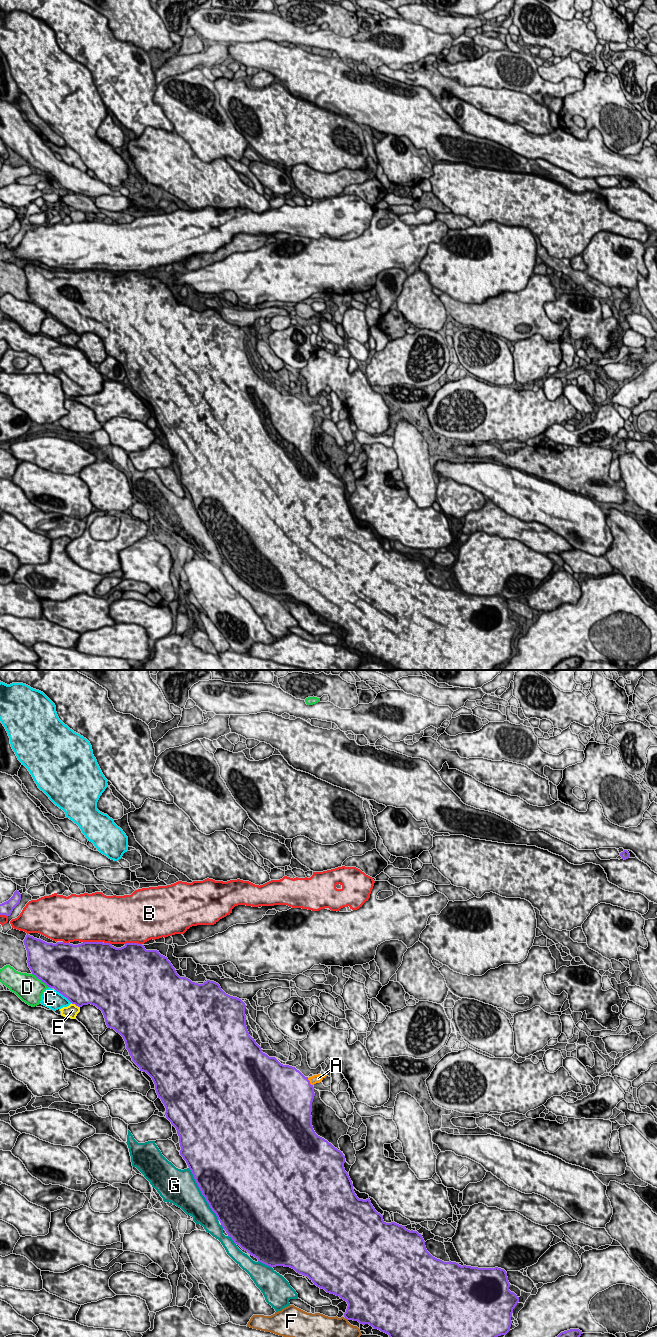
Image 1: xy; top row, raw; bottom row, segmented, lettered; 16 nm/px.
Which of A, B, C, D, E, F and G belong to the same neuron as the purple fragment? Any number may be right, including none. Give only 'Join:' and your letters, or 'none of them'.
Join: A

